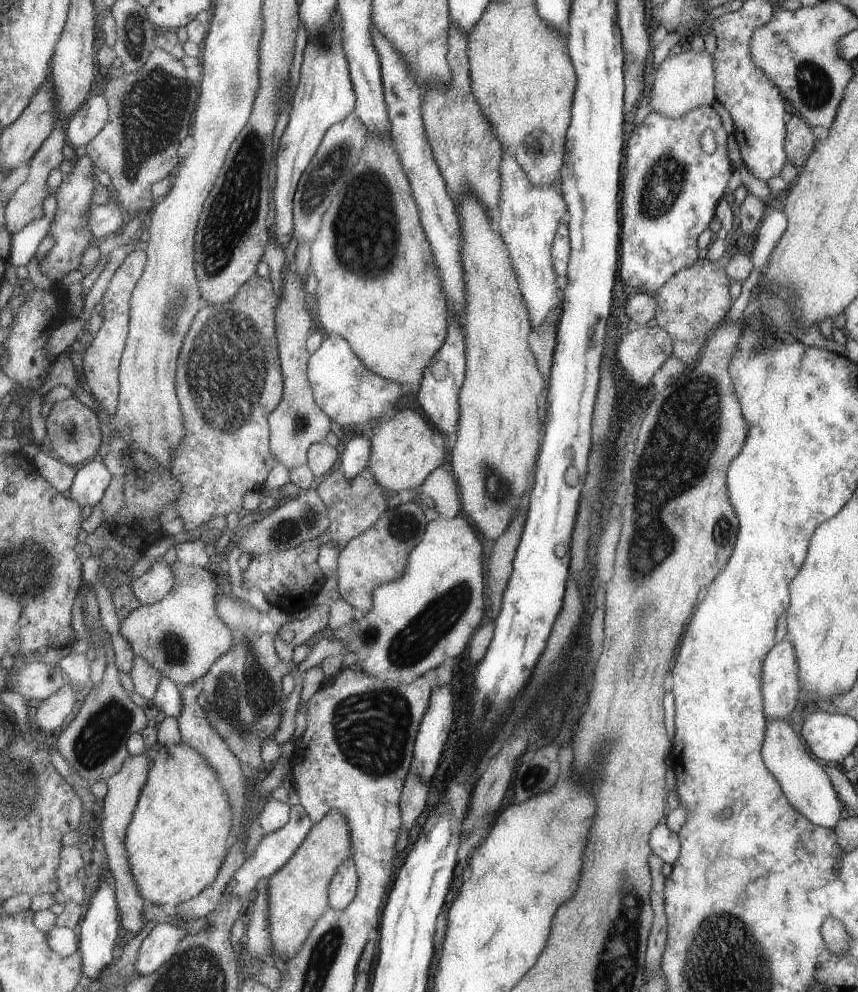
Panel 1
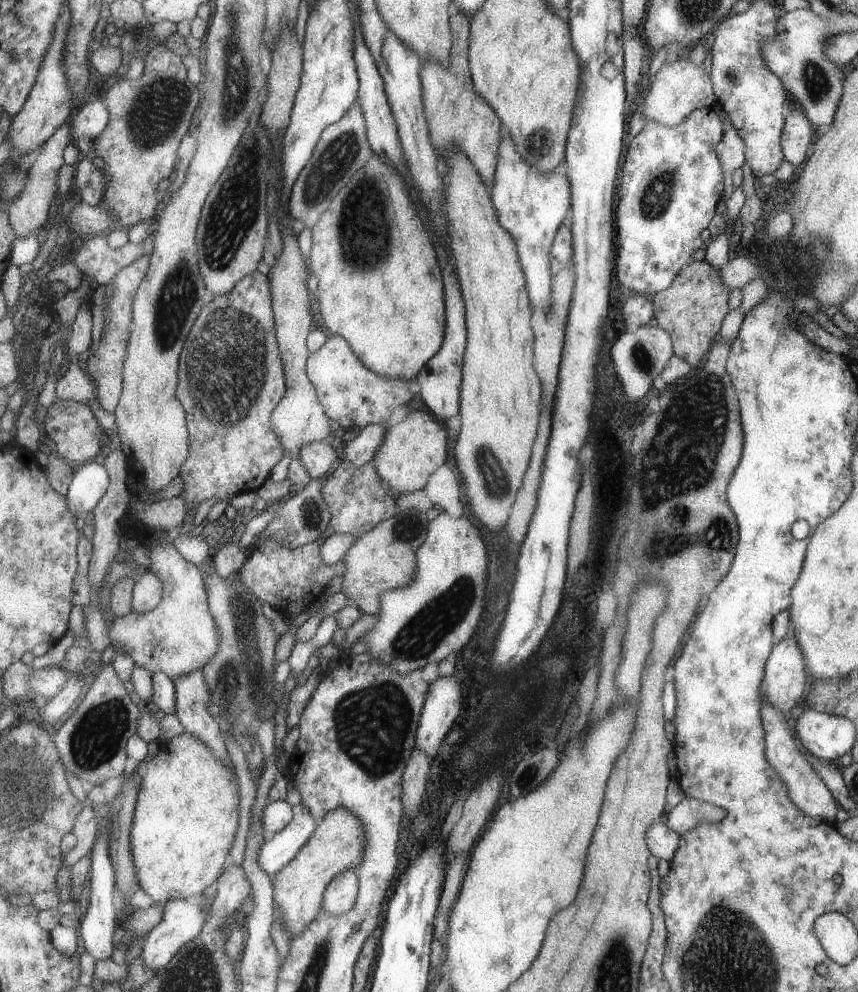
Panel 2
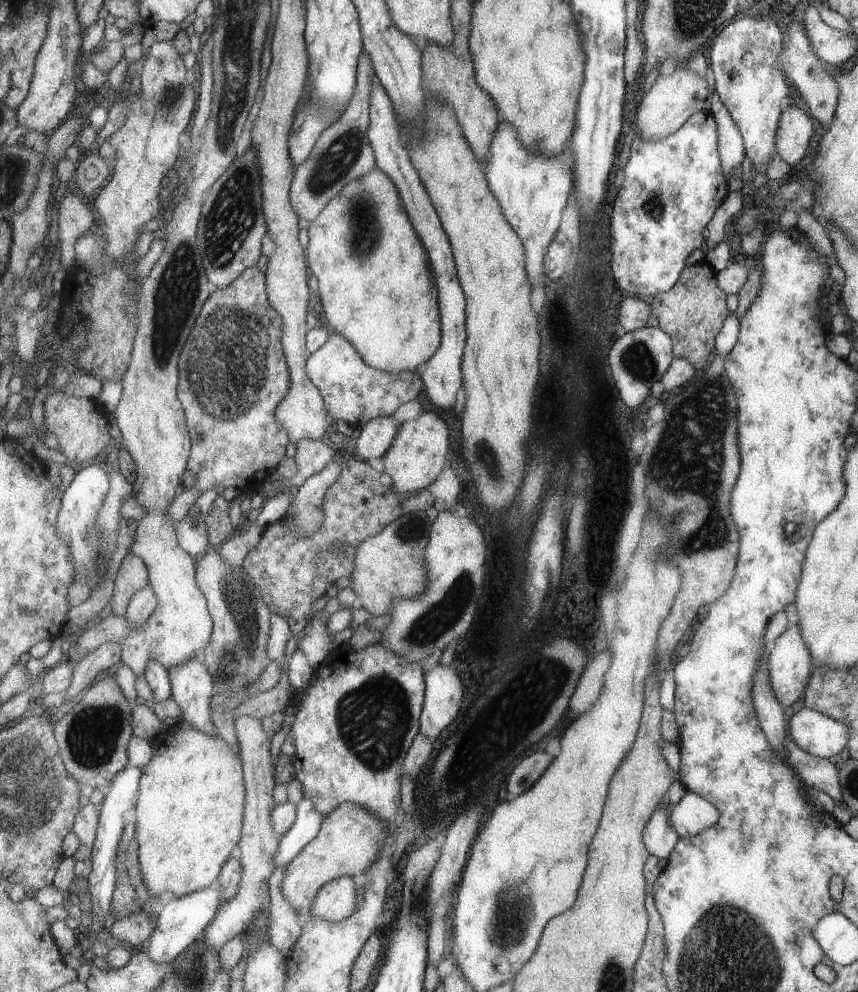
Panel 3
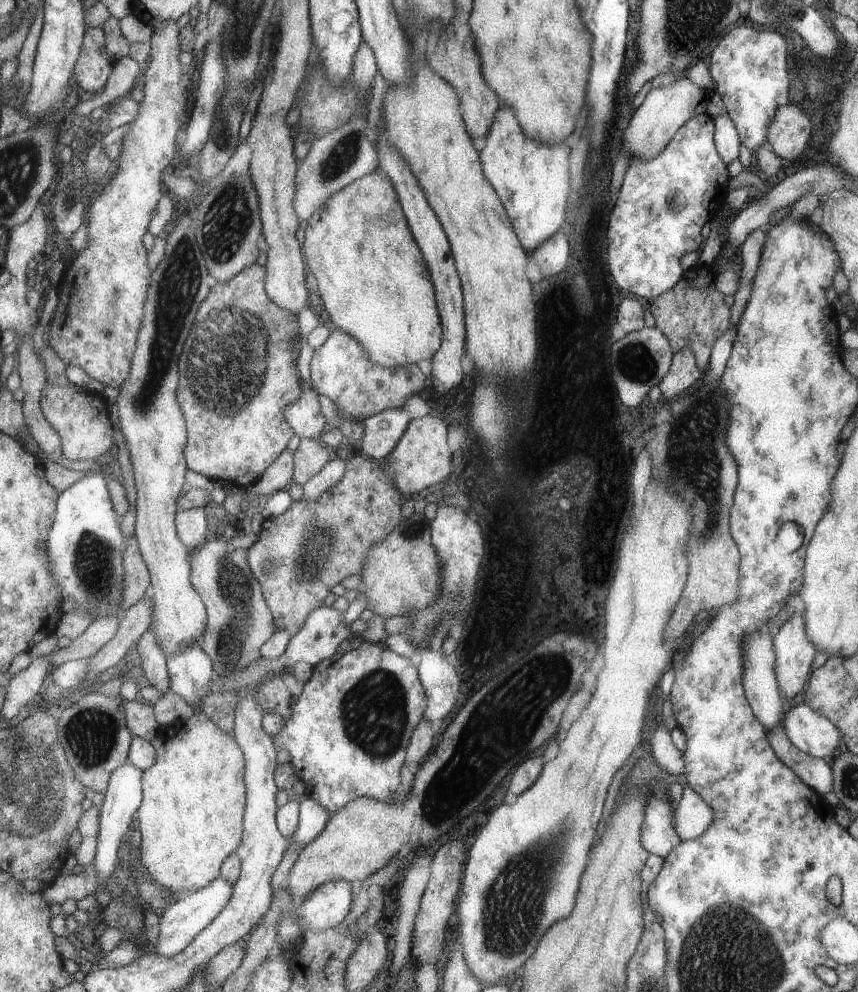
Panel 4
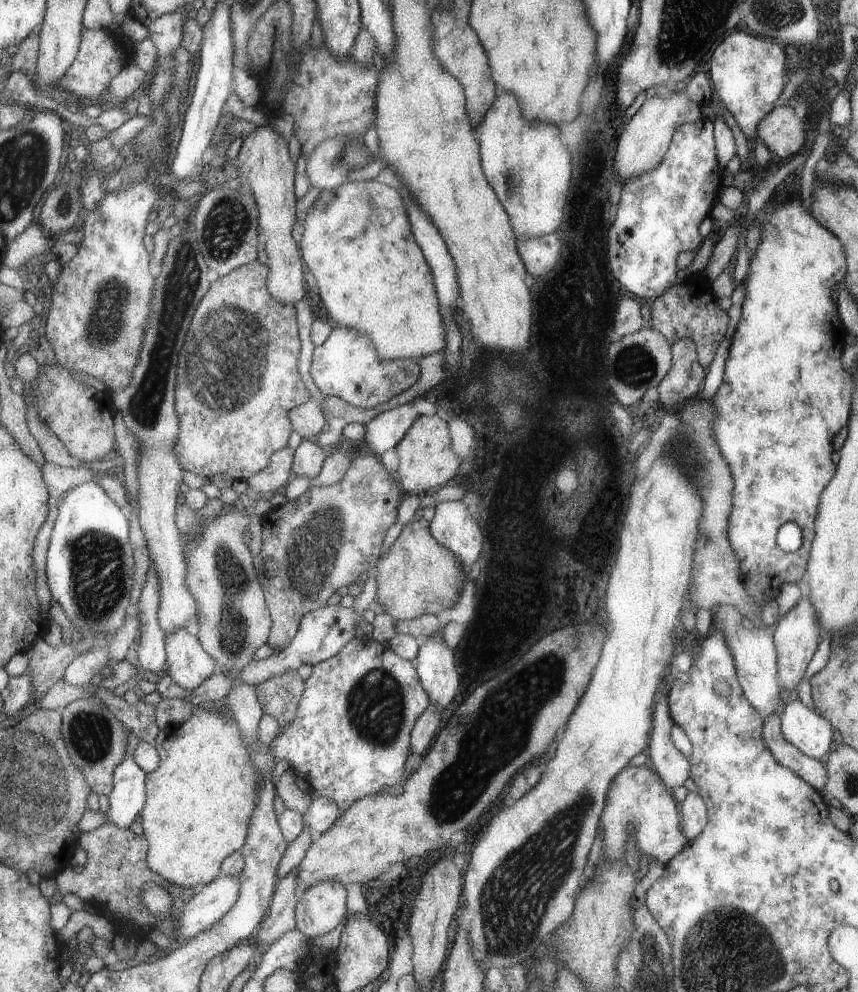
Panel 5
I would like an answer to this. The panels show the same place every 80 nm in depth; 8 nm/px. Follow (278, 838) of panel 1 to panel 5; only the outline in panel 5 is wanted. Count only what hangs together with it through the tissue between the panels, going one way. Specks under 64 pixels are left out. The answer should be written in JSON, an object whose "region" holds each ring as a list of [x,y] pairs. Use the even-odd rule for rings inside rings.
{"region":[[[329,797],[315,798],[304,815],[306,826],[313,839],[326,833],[345,811]]]}

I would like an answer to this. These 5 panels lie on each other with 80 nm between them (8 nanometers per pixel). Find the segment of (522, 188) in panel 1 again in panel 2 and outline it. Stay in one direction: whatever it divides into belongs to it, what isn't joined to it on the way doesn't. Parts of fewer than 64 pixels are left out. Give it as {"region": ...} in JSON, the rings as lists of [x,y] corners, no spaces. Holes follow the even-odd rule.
{"region":[[[507,134],[498,144],[497,166],[494,183],[490,189],[490,199],[498,215],[499,224],[512,237],[518,251],[518,263],[526,278],[526,289],[530,296],[531,308],[547,310],[549,306],[550,247],[559,222],[569,208],[570,181],[566,177],[566,164],[561,160],[555,170],[540,173],[534,165],[524,161],[514,141]]]}

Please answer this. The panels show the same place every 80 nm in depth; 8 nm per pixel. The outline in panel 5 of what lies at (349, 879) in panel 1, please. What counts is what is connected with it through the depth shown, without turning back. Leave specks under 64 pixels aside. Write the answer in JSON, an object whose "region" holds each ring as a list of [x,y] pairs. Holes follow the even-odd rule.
{"region":[[[338,881],[317,883],[303,890],[296,908],[298,930],[311,940],[331,932],[347,916],[347,888]]]}

